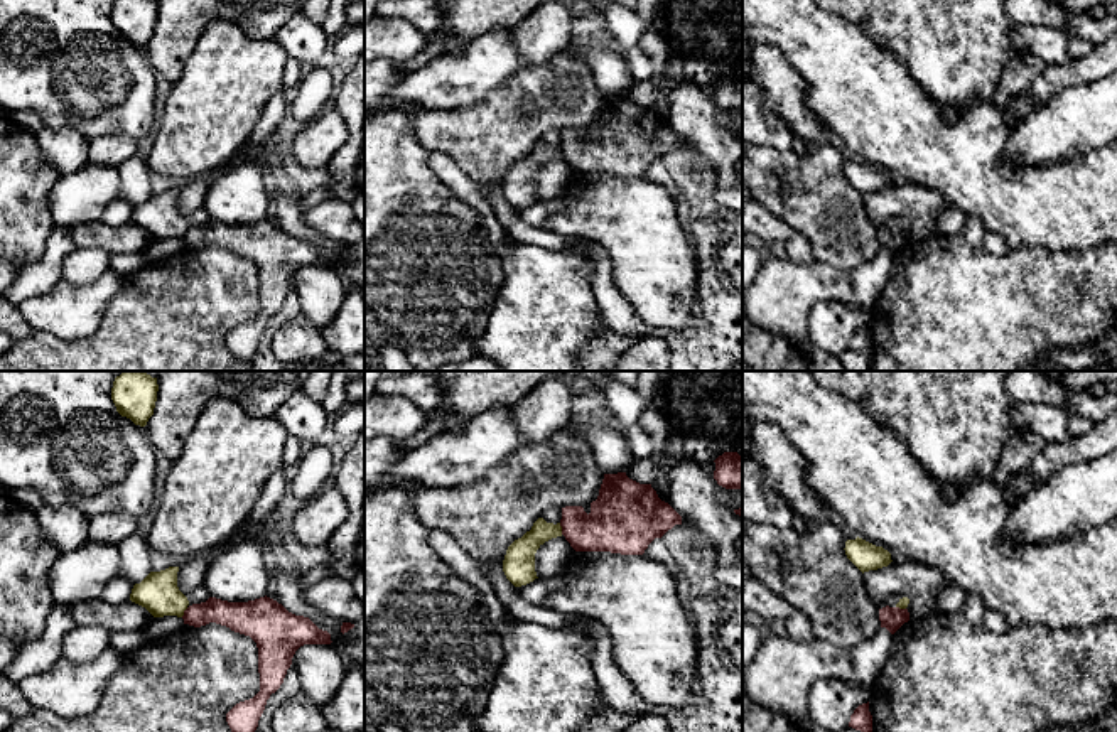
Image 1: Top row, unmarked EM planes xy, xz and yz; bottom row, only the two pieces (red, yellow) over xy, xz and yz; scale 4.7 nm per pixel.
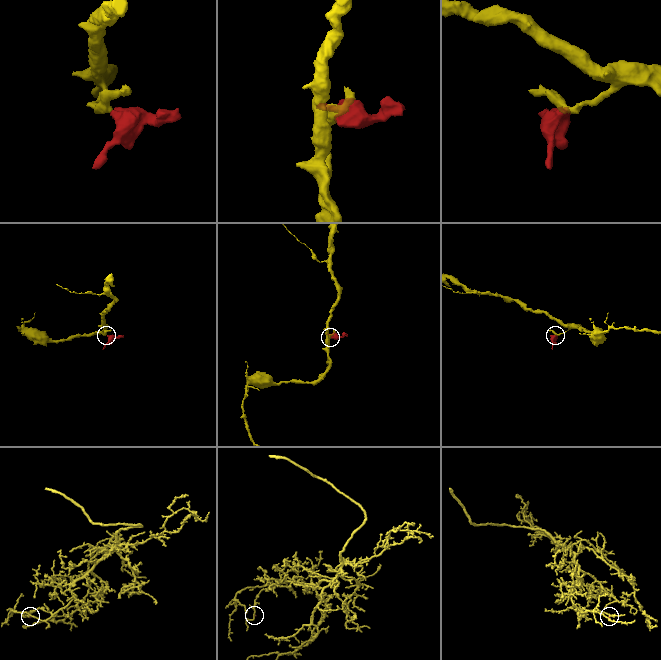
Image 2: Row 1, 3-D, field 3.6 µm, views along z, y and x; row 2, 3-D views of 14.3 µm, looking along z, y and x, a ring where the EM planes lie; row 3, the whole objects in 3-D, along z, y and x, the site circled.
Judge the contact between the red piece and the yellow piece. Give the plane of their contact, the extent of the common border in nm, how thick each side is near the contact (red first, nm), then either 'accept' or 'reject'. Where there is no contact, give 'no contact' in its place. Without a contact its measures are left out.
meets red in xz; contact 60 nm long; 260 nm thick on the red side, 140 nm on the other; reject

